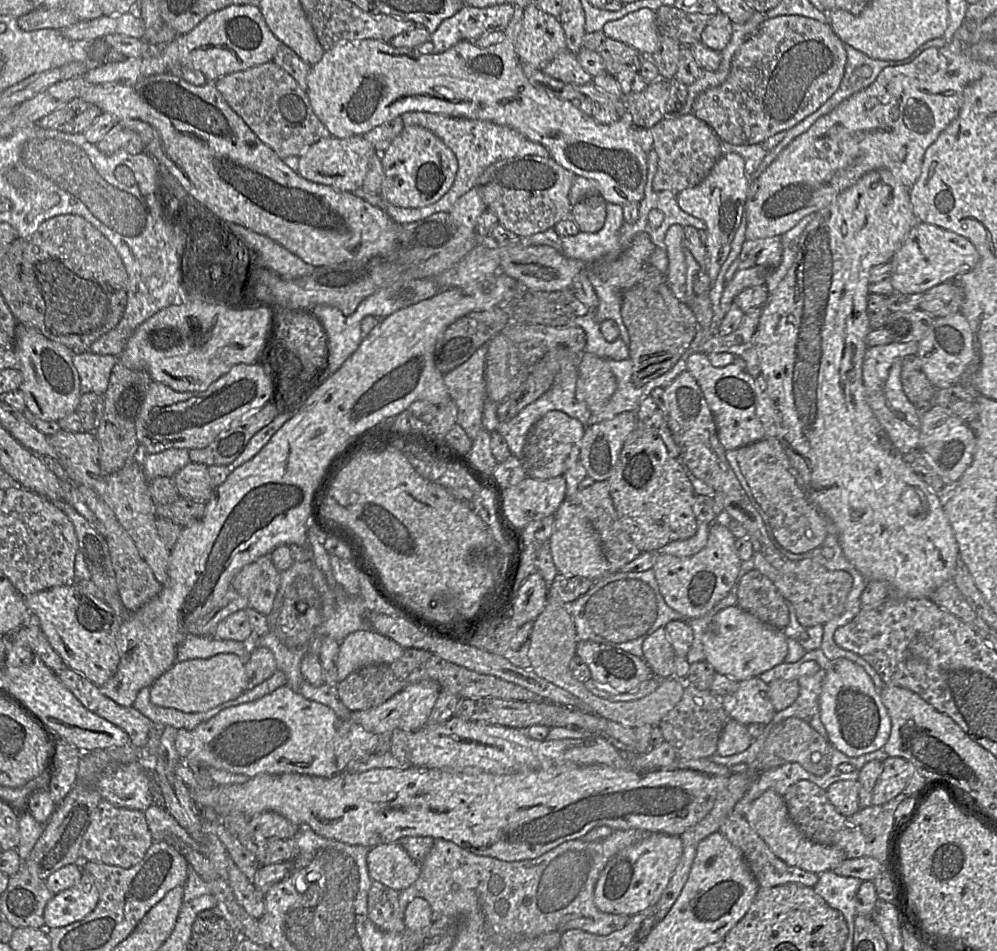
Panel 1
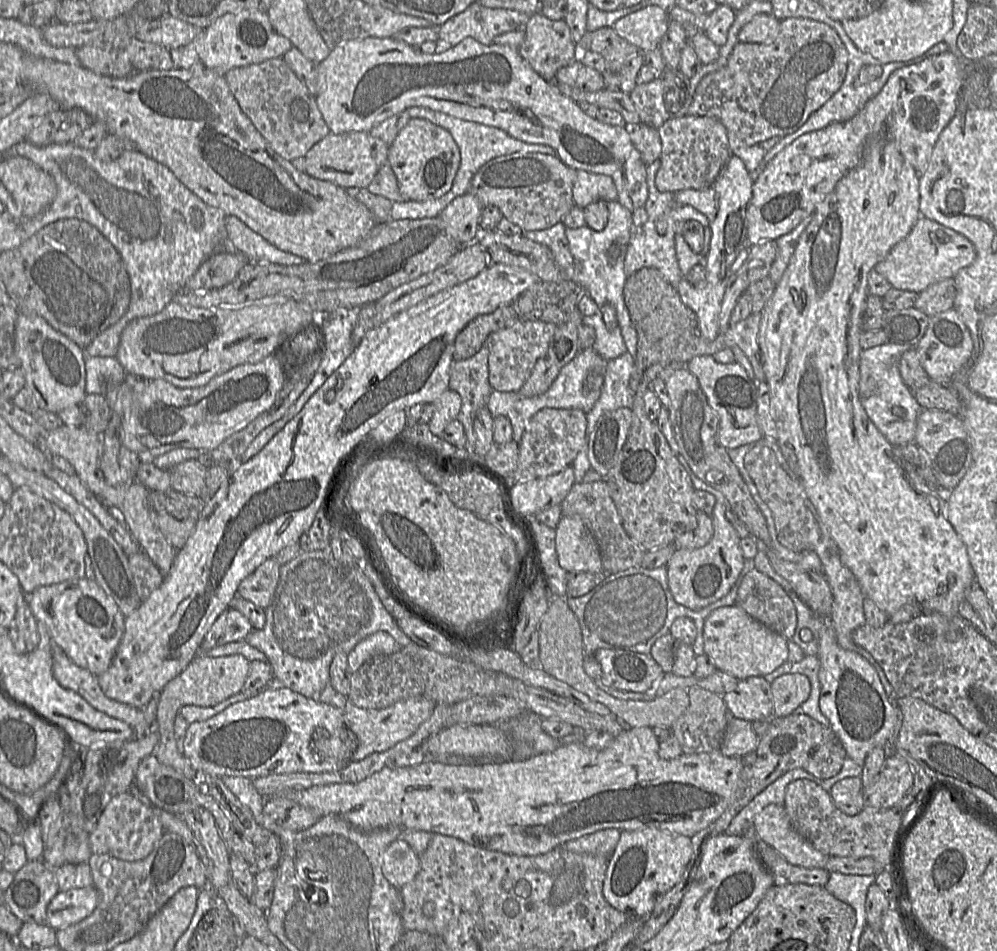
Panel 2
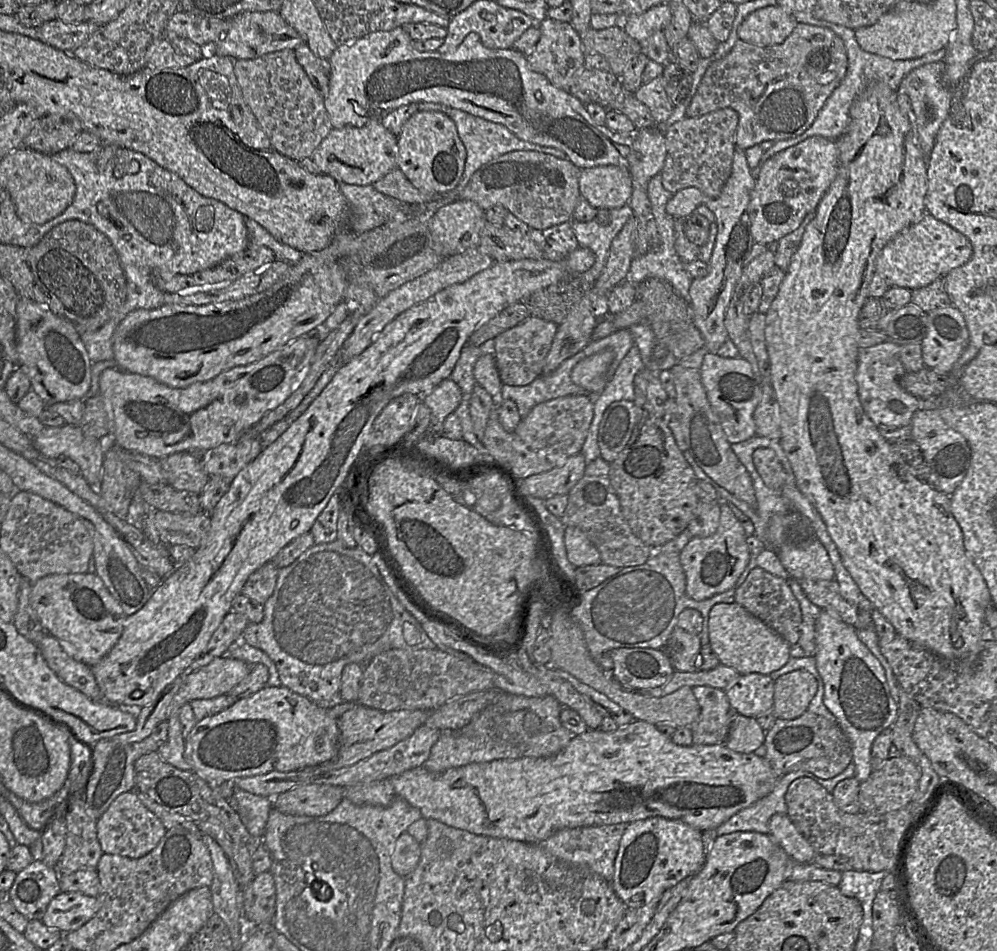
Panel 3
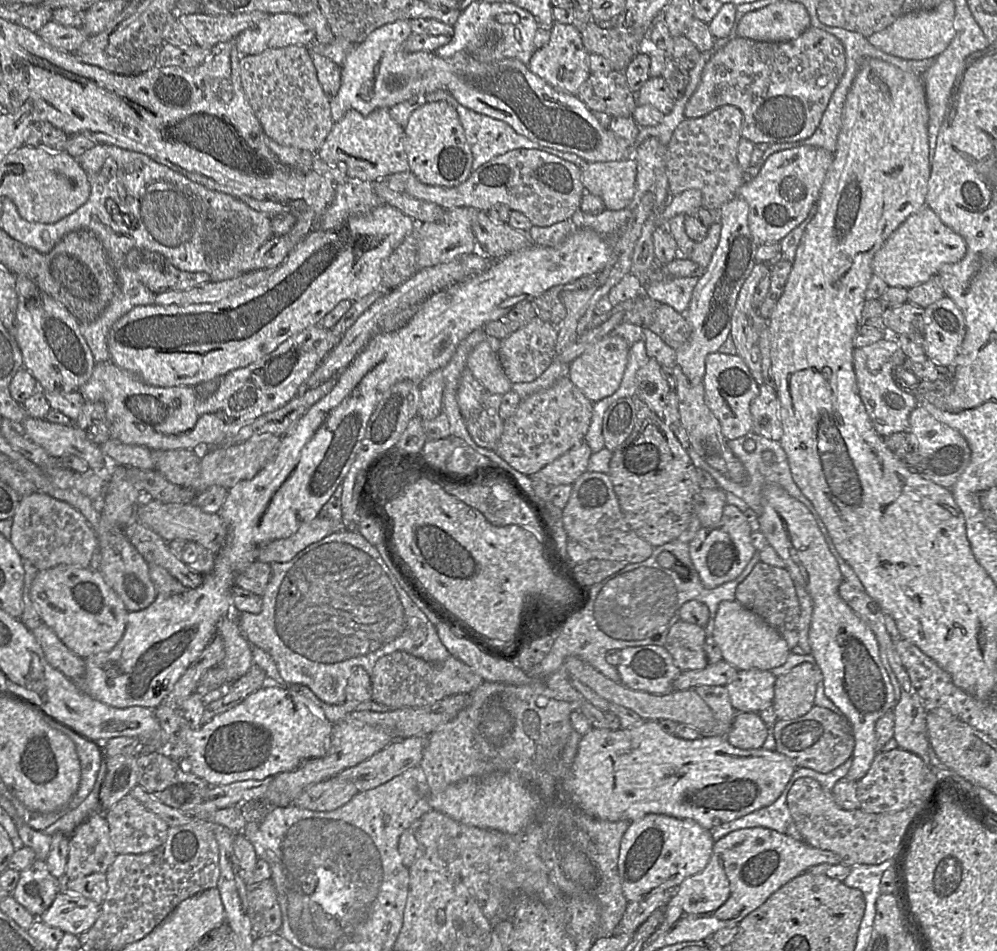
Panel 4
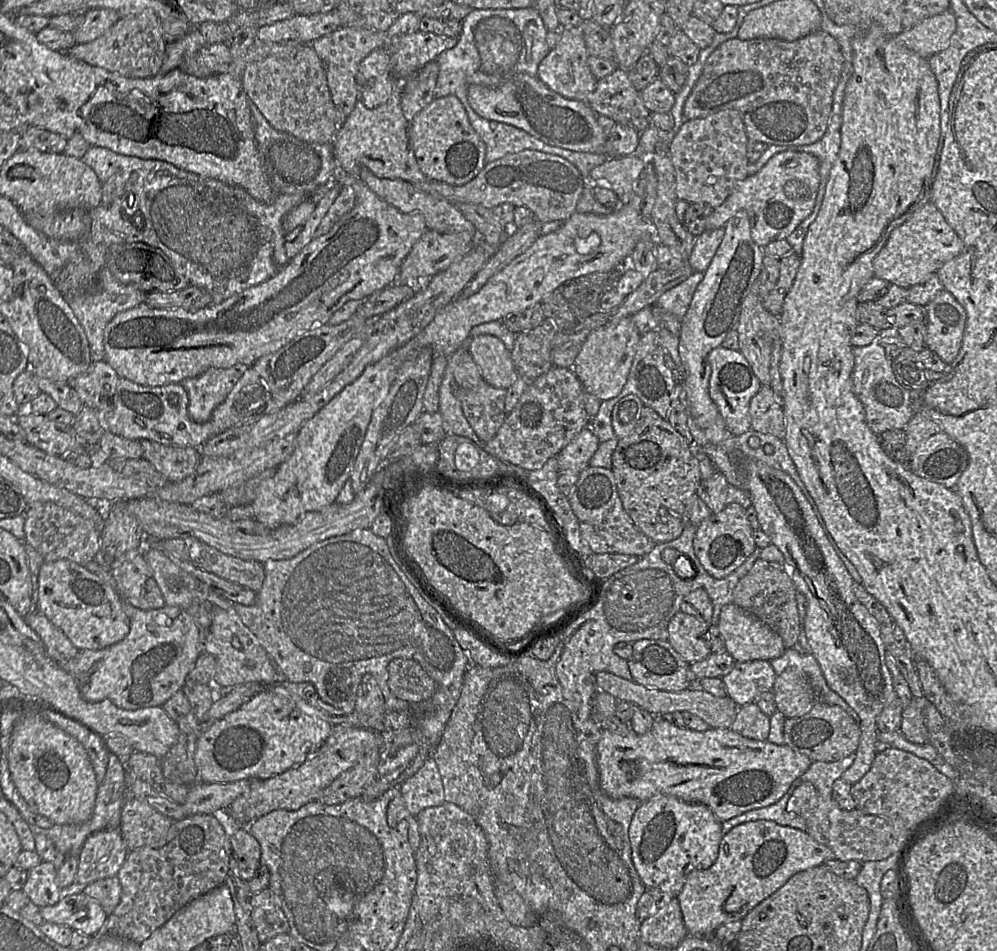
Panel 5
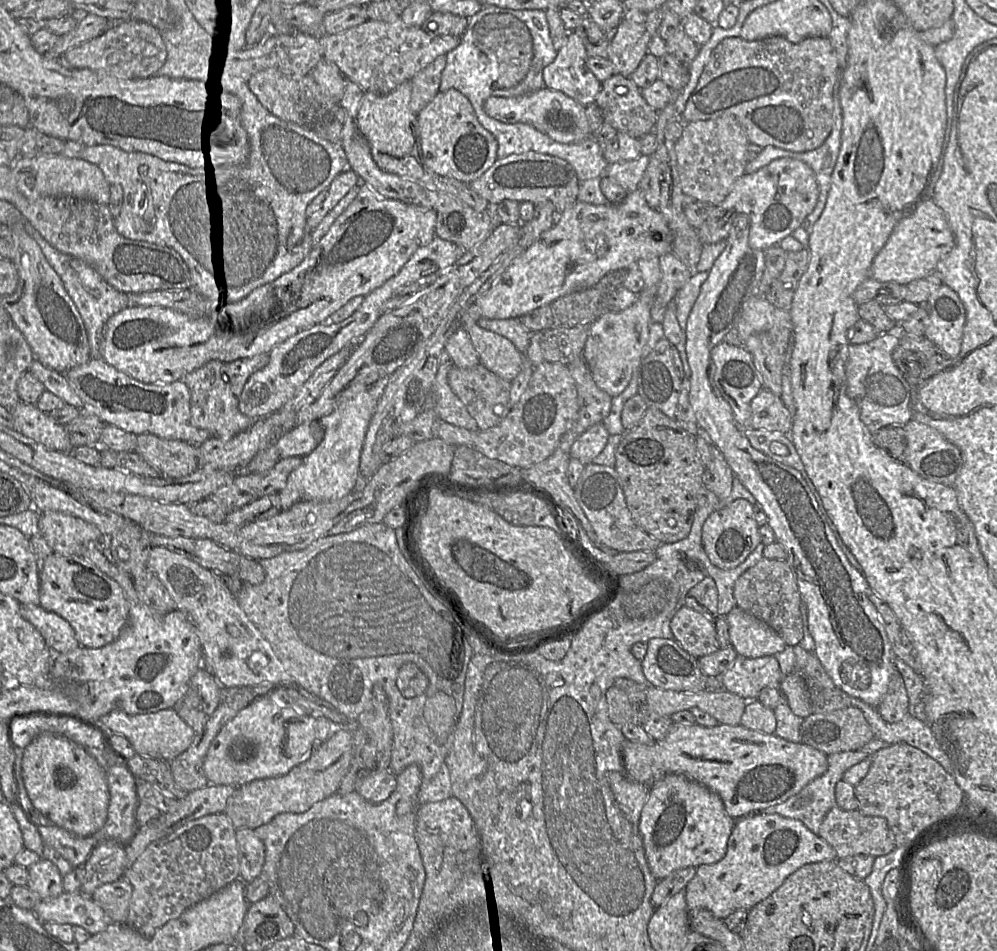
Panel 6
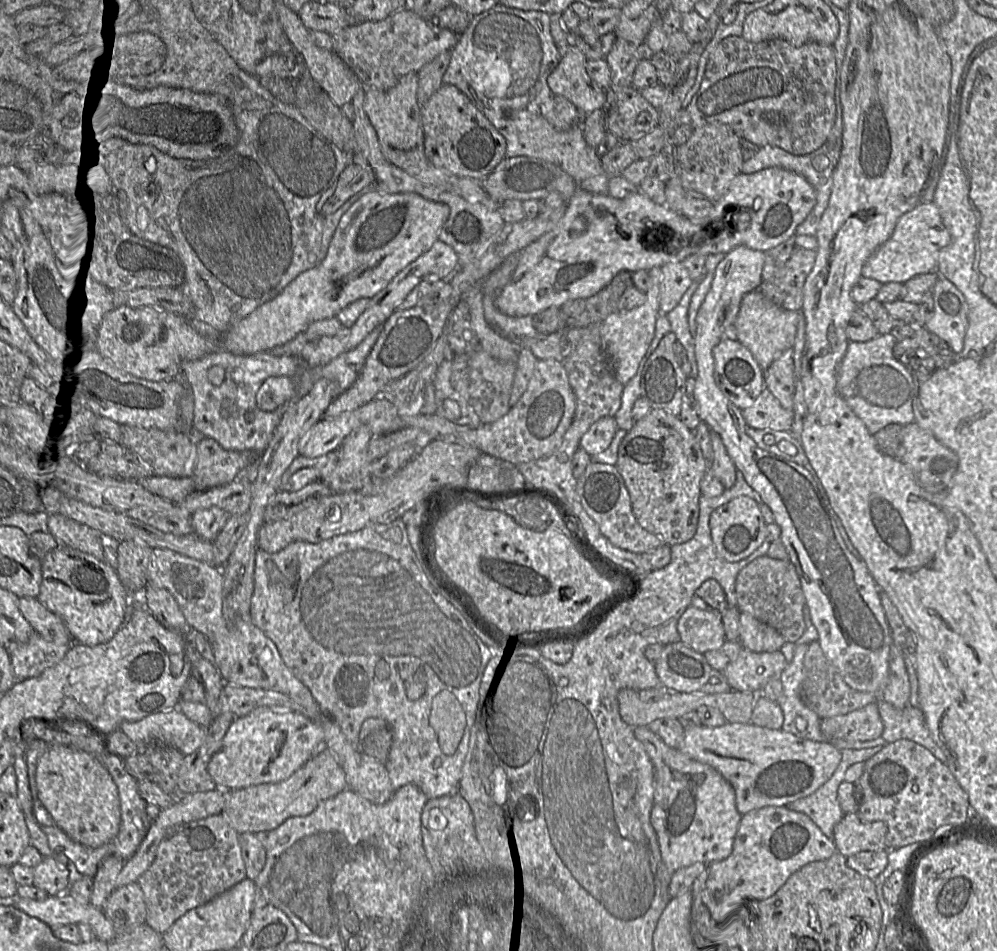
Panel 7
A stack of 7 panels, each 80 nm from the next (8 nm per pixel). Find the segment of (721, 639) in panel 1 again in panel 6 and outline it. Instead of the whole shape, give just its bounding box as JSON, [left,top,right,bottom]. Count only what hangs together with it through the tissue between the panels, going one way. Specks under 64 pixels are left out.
[726,607,787,658]

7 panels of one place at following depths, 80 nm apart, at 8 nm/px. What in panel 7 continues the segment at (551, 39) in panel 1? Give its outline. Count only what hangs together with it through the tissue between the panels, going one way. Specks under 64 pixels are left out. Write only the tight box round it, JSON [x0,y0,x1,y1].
[547,45,605,117]

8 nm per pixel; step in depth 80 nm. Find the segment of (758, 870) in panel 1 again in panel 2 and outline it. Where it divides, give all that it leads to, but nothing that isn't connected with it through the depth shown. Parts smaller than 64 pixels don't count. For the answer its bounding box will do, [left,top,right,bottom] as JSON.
[743,825,830,887]

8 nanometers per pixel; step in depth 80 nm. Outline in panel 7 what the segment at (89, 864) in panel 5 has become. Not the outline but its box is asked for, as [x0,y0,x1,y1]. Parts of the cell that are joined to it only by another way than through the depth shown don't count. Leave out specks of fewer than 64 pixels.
[90,856,124,911]

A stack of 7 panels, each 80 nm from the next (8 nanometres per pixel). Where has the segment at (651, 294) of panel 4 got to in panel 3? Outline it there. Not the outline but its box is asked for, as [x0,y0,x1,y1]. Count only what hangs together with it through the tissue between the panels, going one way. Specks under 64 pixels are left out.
[625,174,693,299]

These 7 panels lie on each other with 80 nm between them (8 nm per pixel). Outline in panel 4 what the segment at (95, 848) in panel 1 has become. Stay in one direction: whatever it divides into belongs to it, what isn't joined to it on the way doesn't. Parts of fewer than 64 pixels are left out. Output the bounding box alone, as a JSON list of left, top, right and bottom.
[104,794,170,854]

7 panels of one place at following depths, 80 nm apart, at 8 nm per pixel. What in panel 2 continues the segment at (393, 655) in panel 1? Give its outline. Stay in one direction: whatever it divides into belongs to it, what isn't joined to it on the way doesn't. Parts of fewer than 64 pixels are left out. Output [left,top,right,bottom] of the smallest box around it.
[347,632,401,674]

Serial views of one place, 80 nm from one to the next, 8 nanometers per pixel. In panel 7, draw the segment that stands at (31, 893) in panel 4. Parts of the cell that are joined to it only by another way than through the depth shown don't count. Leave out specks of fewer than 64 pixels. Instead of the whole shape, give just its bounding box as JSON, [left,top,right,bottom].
[33,856,70,896]

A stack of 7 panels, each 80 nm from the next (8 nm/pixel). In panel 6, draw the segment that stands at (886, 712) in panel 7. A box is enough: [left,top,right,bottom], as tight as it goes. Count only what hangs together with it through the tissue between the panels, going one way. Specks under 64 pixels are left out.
[852,698,953,775]

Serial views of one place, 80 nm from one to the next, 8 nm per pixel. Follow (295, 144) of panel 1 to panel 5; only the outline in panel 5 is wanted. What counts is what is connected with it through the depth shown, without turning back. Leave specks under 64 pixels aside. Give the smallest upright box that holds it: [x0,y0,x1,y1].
[242,44,343,144]

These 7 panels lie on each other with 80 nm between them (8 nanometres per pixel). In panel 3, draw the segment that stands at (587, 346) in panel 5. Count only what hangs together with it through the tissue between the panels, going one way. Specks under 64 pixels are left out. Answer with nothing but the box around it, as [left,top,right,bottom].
[571,350,614,396]

